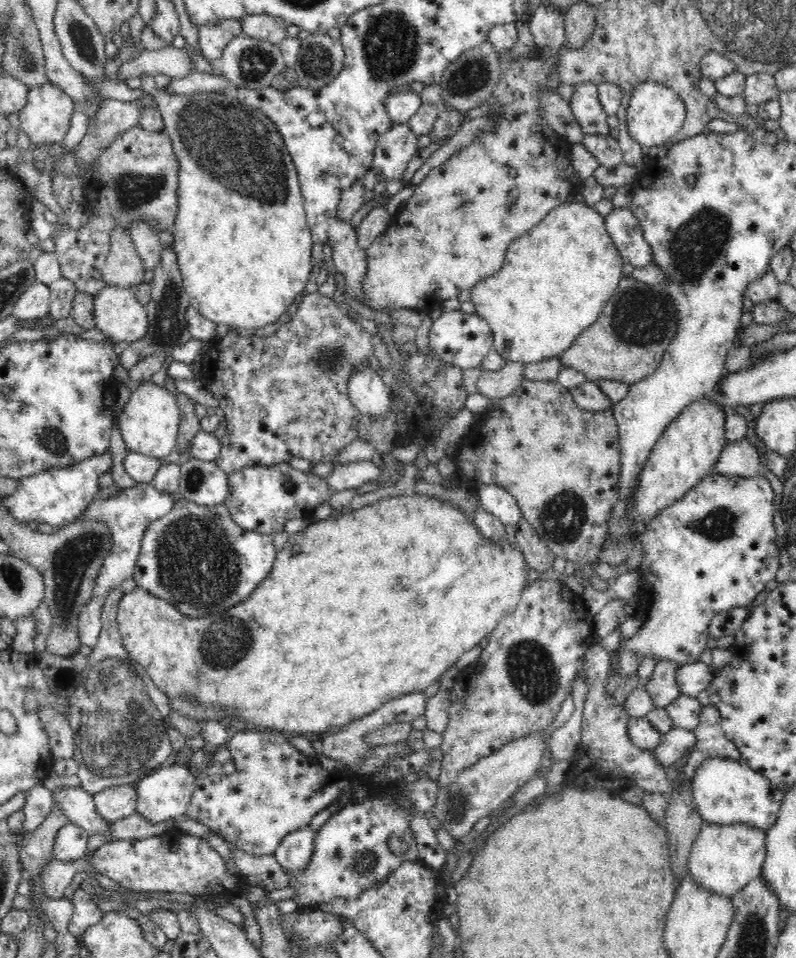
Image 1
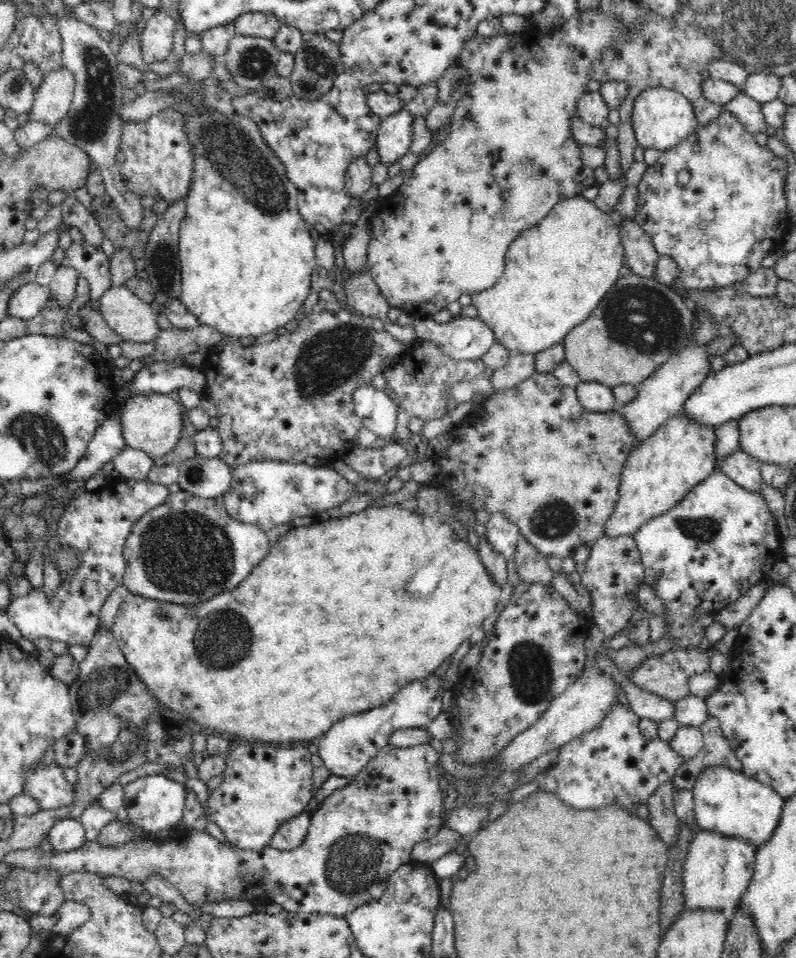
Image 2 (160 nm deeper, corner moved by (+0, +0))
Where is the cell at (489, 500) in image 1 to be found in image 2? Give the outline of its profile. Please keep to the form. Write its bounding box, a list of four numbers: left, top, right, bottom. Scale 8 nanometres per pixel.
[482,512,521,562]

